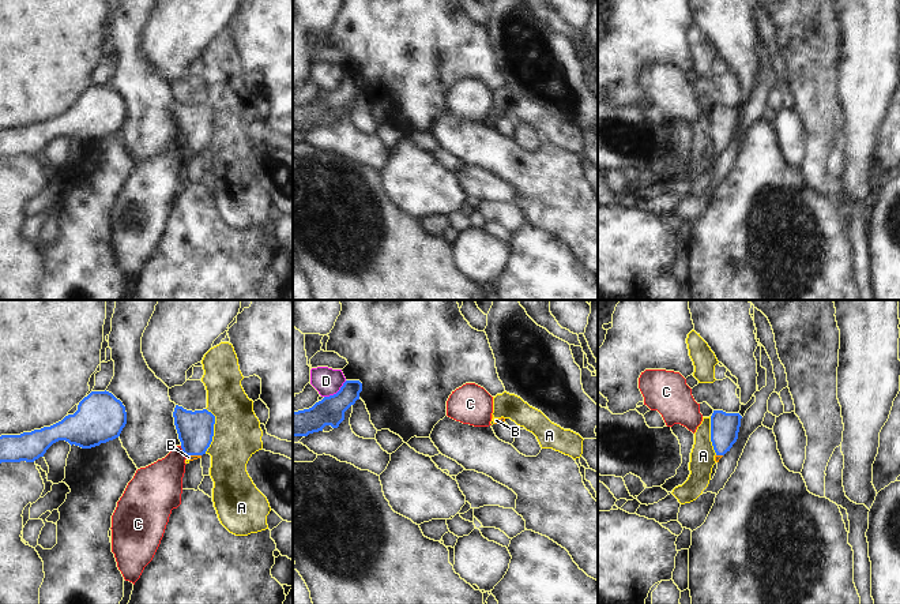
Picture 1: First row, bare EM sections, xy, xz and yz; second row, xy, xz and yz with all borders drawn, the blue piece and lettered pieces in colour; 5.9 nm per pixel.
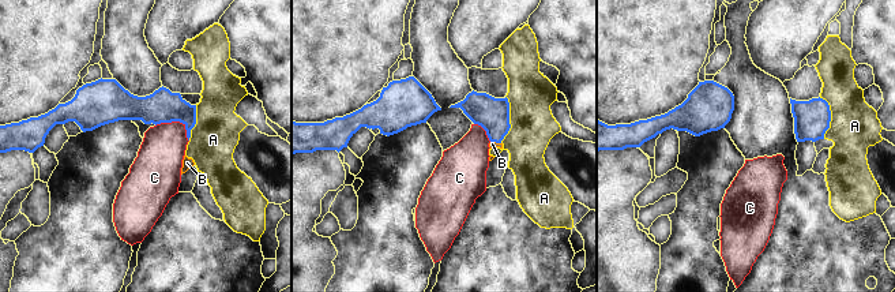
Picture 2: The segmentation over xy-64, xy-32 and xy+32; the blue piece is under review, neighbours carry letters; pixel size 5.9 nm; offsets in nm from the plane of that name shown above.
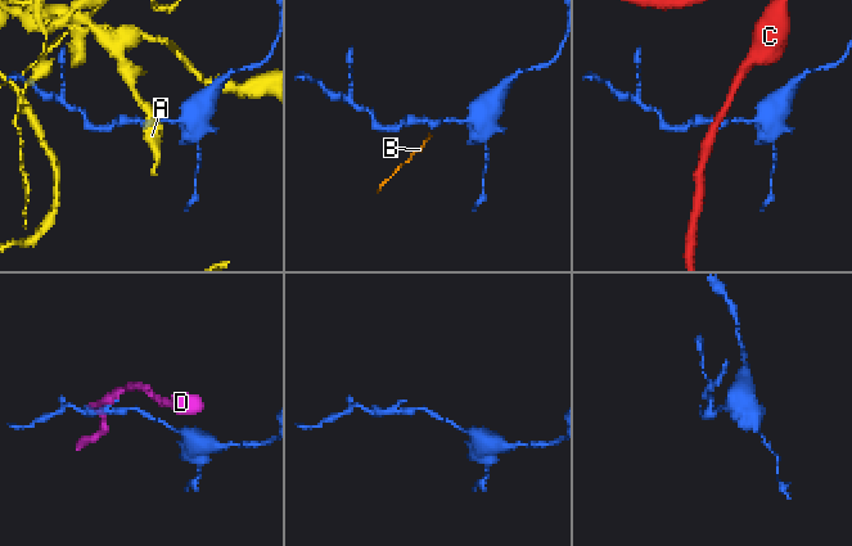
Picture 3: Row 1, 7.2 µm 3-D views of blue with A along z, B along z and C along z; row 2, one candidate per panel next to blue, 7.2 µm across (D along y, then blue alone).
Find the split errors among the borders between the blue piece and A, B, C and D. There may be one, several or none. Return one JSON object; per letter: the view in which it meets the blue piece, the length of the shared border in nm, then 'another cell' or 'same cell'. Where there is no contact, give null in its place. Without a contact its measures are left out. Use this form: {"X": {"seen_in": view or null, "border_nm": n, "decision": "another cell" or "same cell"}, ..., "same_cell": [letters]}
{"A": {"seen_in": "xy", "border_nm": 280, "decision": "another cell"}, "B": {"seen_in": "xy", "border_nm": 100, "decision": "same cell"}, "C": {"seen_in": "xy", "border_nm": 70, "decision": "another cell"}, "D": {"seen_in": "xz", "border_nm": 170, "decision": "another cell"}, "same_cell": ["B"]}

